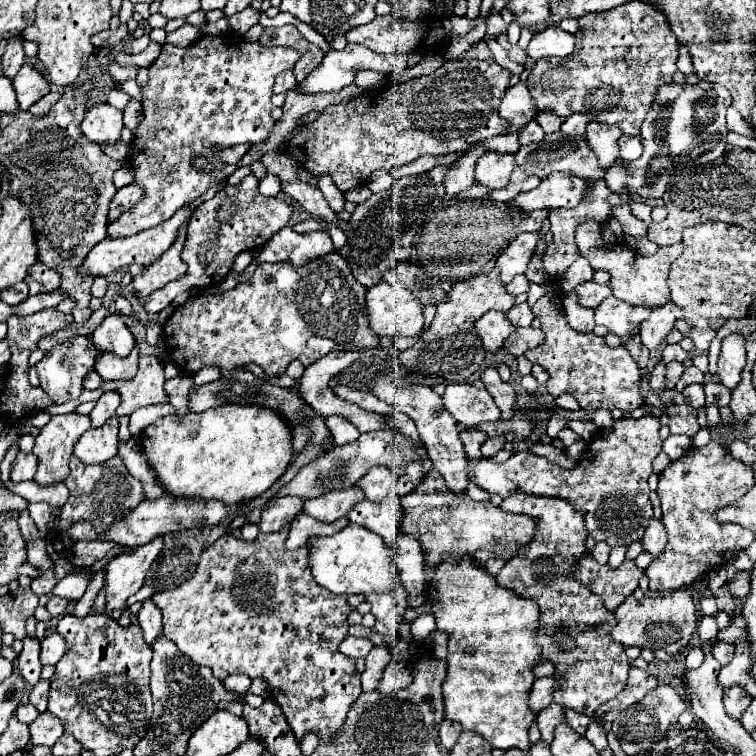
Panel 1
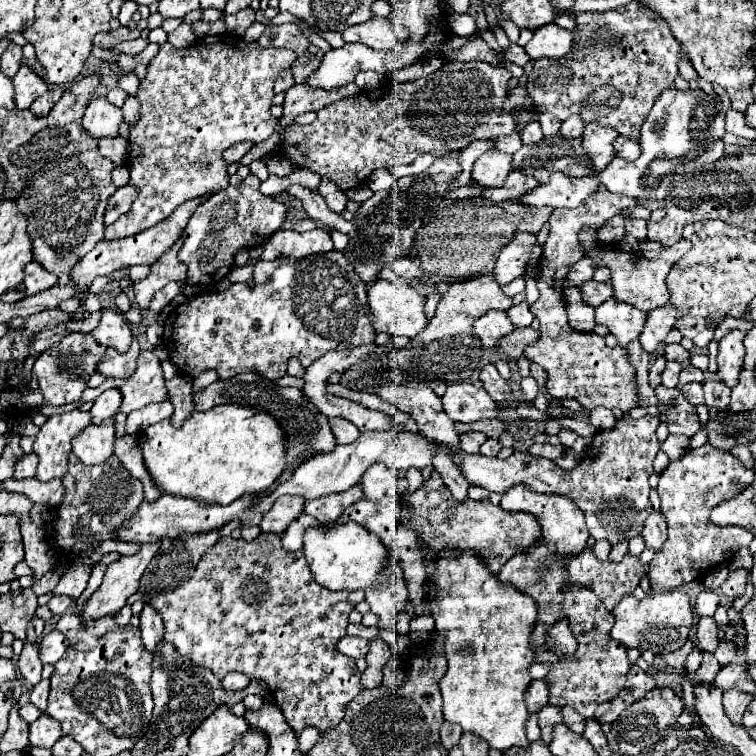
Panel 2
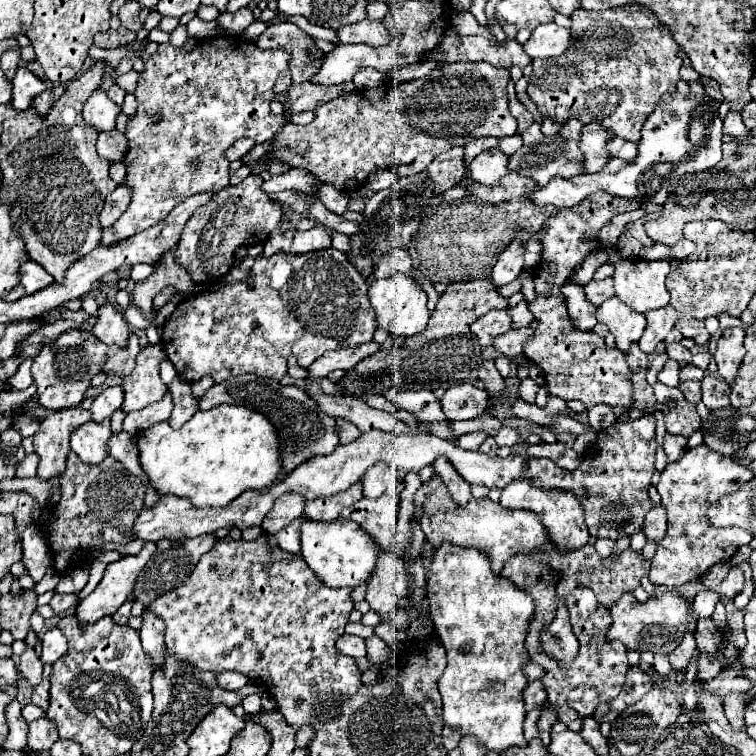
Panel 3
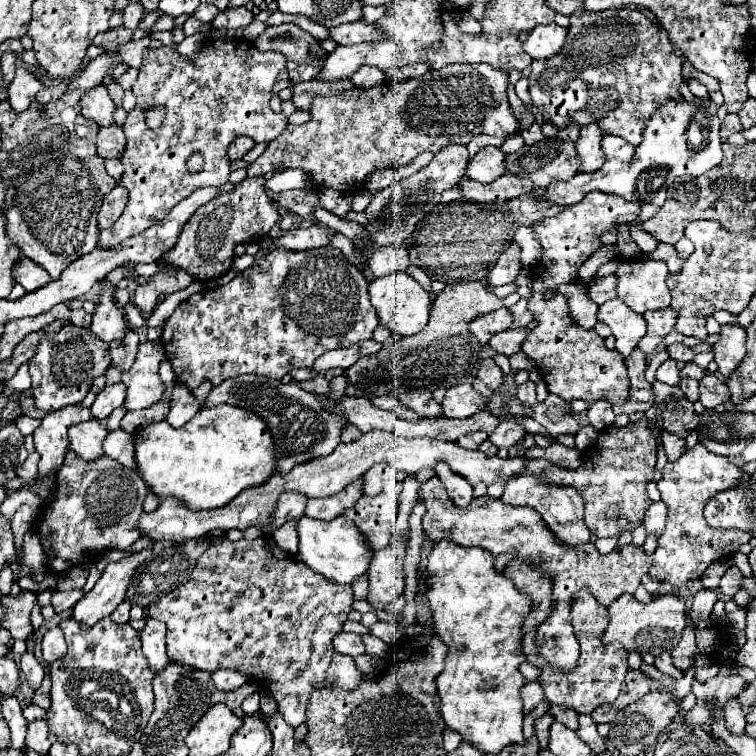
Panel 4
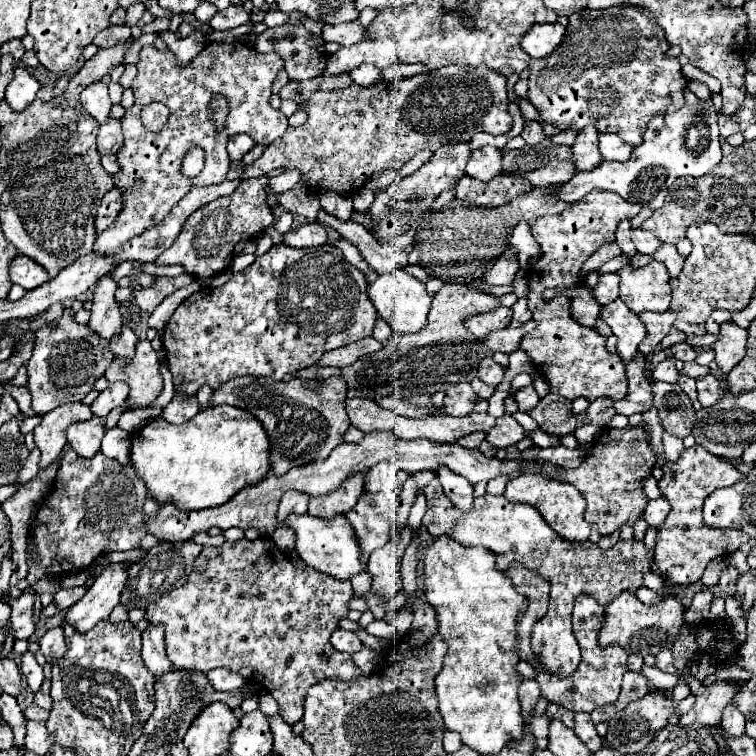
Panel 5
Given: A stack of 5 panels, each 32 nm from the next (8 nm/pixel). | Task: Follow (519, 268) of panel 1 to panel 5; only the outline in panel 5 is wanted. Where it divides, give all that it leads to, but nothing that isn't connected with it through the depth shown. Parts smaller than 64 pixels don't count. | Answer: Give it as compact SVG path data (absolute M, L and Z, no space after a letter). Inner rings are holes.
M500 256L494 266L484 274L484 282L490 286L502 286L502 284L512 284L516 272L518 272L518 258L516 256Z

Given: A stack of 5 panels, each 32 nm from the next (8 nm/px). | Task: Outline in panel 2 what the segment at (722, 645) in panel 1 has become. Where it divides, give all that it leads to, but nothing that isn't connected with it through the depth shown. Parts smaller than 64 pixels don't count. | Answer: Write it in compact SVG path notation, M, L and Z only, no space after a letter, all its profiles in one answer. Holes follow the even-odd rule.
M720 642L718 648L714 650L714 658L718 658L722 666L726 666L734 658L734 652L736 652L736 646L732 642Z

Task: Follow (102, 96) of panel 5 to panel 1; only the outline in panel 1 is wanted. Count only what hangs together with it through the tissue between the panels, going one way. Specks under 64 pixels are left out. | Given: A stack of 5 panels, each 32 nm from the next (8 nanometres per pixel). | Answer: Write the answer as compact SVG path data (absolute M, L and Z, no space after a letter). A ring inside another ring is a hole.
M100 104L94 106L86 112L86 118L80 126L82 134L98 144L116 144L120 140L120 132L122 132L122 112L112 108L110 104Z

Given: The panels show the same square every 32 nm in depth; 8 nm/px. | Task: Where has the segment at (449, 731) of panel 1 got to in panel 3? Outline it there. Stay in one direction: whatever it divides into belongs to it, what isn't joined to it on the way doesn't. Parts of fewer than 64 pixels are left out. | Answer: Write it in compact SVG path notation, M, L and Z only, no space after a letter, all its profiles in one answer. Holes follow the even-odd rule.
M444 724L444 728L442 728L442 744L444 744L446 750L456 748L460 738L462 738L462 734L460 734L458 728L448 728L448 724Z

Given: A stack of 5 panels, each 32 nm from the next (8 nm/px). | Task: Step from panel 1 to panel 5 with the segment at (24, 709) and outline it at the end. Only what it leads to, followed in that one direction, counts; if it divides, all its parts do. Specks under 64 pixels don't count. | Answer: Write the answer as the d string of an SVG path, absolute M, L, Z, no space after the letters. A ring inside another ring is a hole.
M32 704L32 706L28 706L24 710L24 716L26 716L26 720L42 720L42 722L46 722L48 720L48 710L42 710L36 704Z

